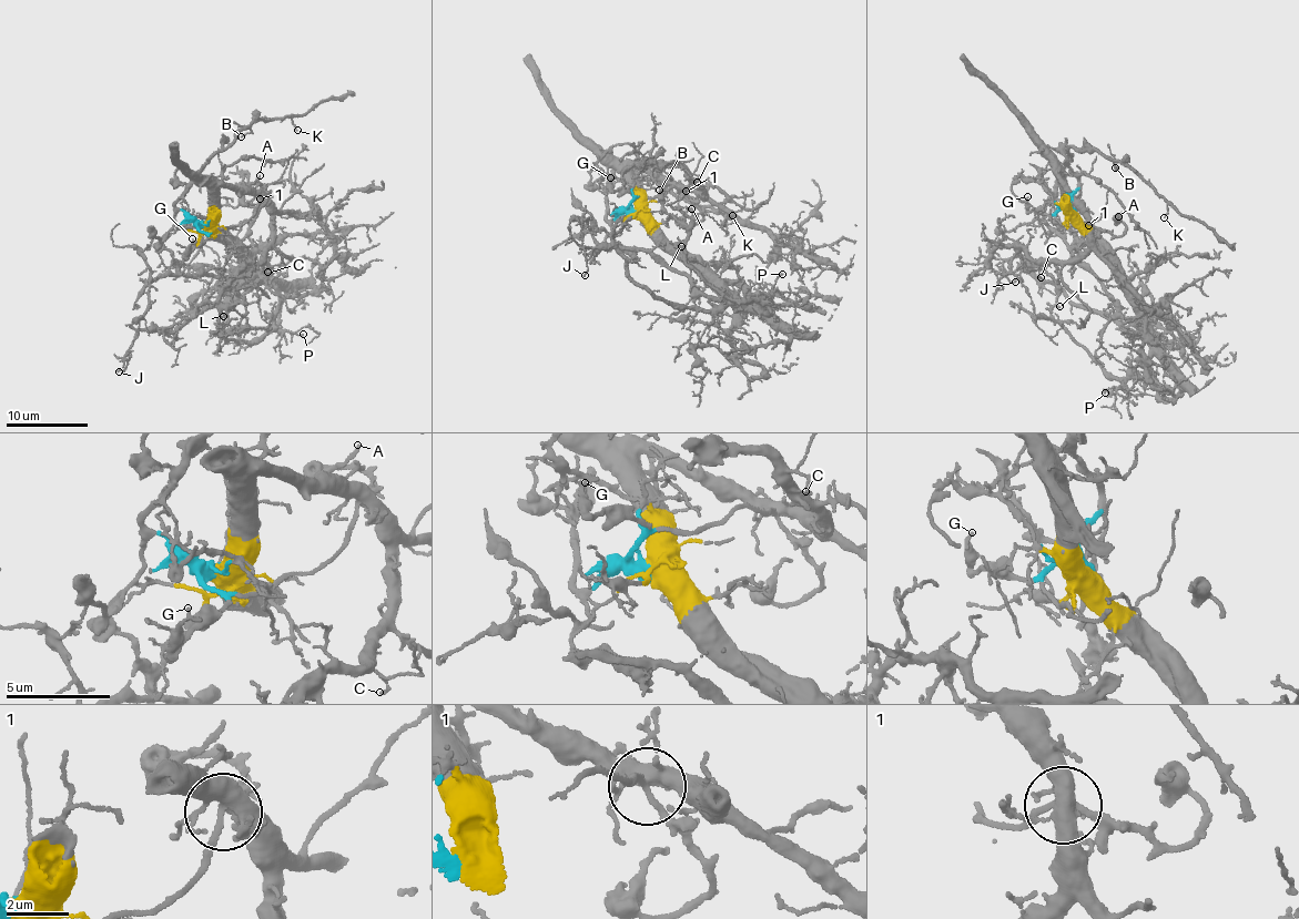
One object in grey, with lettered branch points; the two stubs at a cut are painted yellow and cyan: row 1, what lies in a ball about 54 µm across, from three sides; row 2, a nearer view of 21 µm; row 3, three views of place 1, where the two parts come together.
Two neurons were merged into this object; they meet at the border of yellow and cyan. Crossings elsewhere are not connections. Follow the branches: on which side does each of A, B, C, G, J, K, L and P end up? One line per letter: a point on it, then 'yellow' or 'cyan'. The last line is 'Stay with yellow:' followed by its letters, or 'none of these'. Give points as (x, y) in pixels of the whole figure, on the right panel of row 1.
A: at (1118, 216); cyan
B: at (1115, 167); cyan
C: at (1041, 277); yellow
G: at (1027, 196); cyan
J: at (1015, 282); yellow
K: at (1164, 217); cyan
L: at (1059, 306); yellow
P: at (1105, 392); yellow
Stay with yellow: C, J, L, P

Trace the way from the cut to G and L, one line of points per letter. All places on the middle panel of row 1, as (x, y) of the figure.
G: (635, 212), (629, 208), (633, 194), (616, 190), (610, 184), (610, 177)
L: (637, 212), (713, 286), (771, 312), (751, 300), (724, 298), (676, 245), (682, 246)

